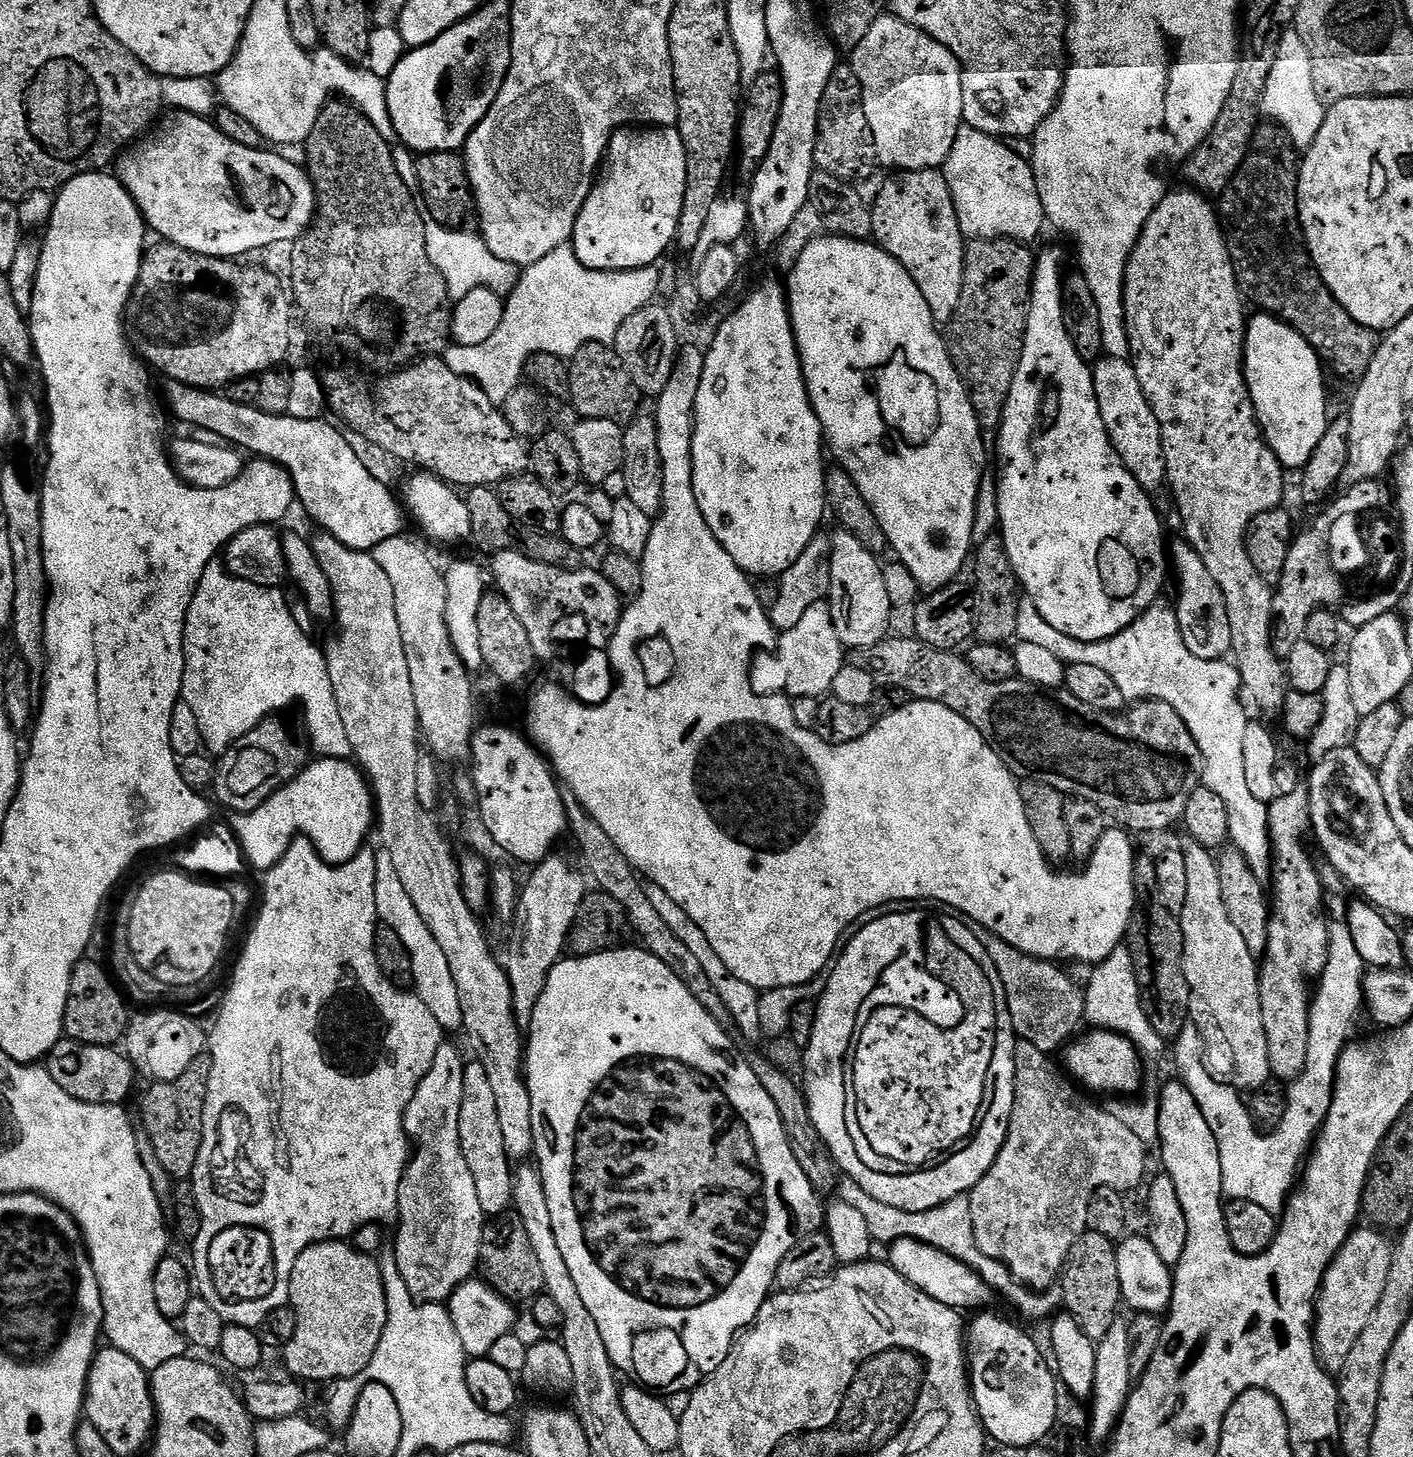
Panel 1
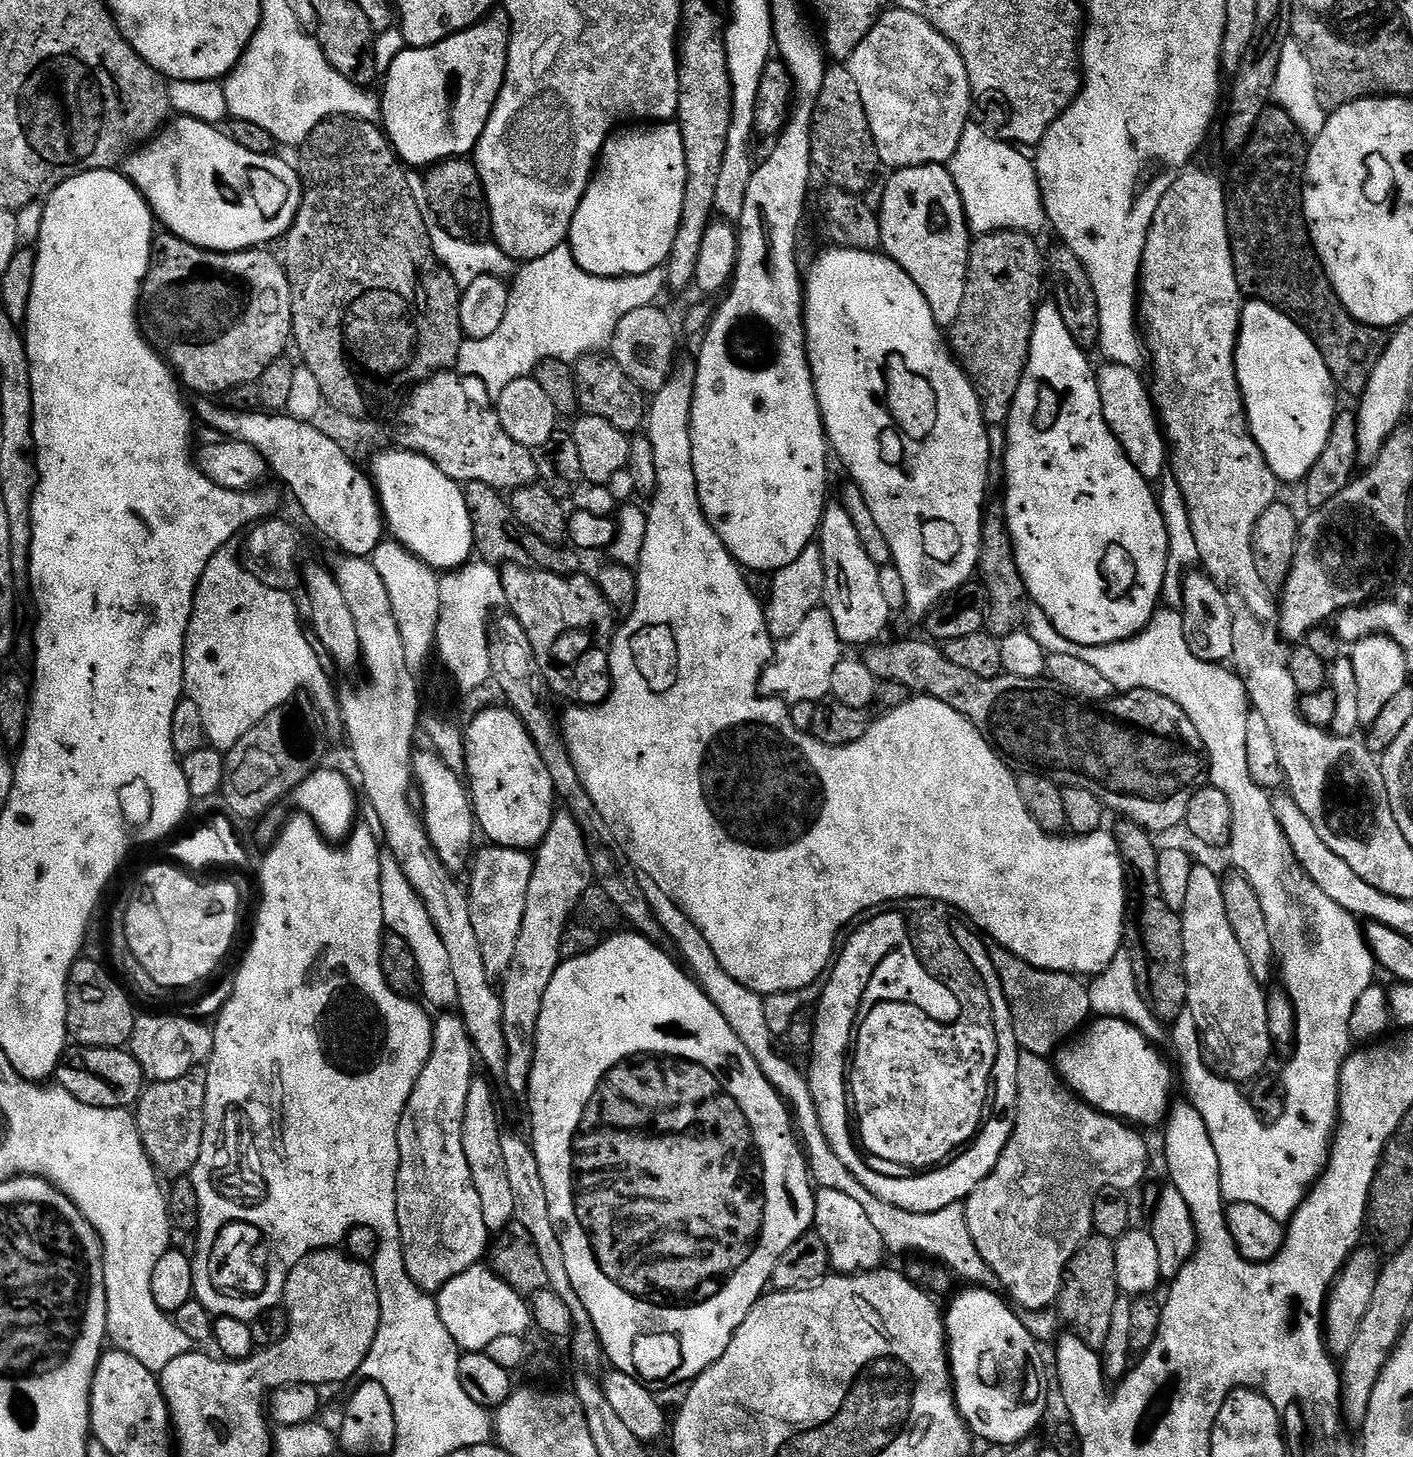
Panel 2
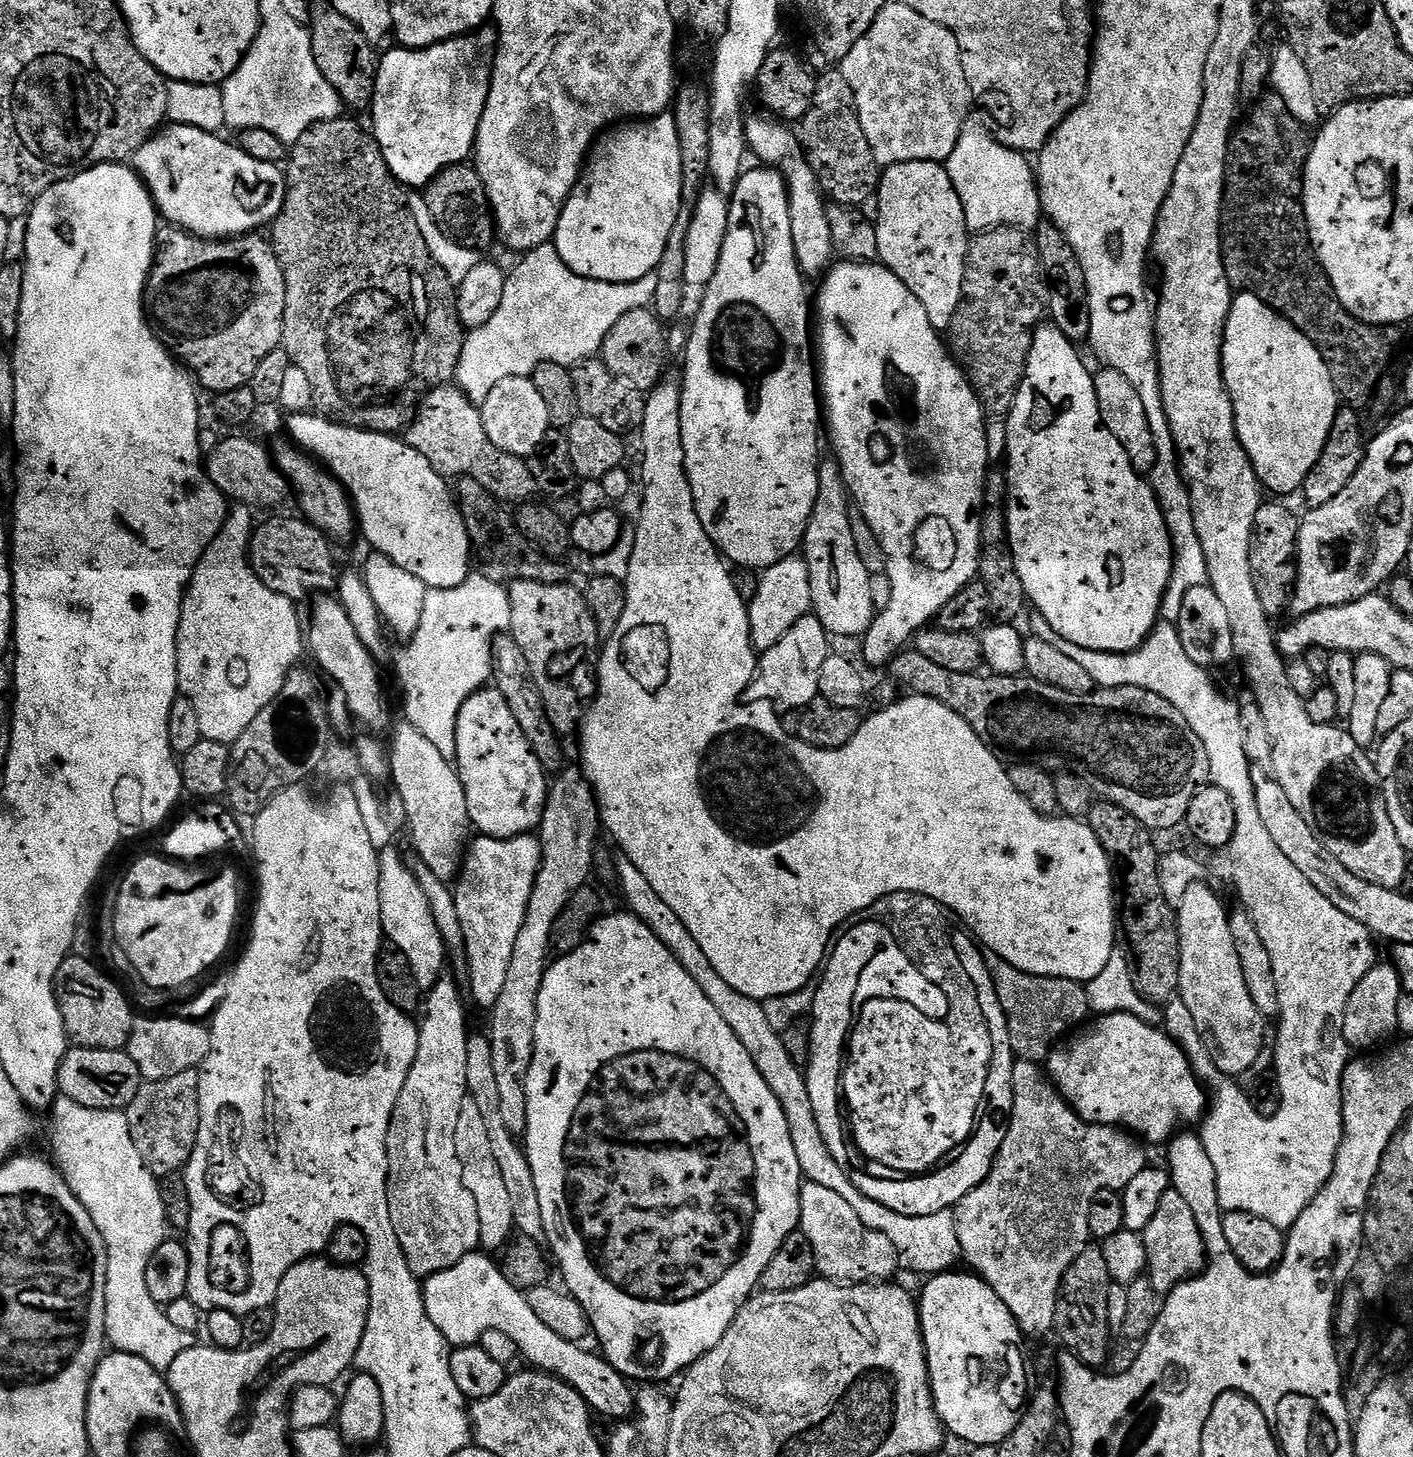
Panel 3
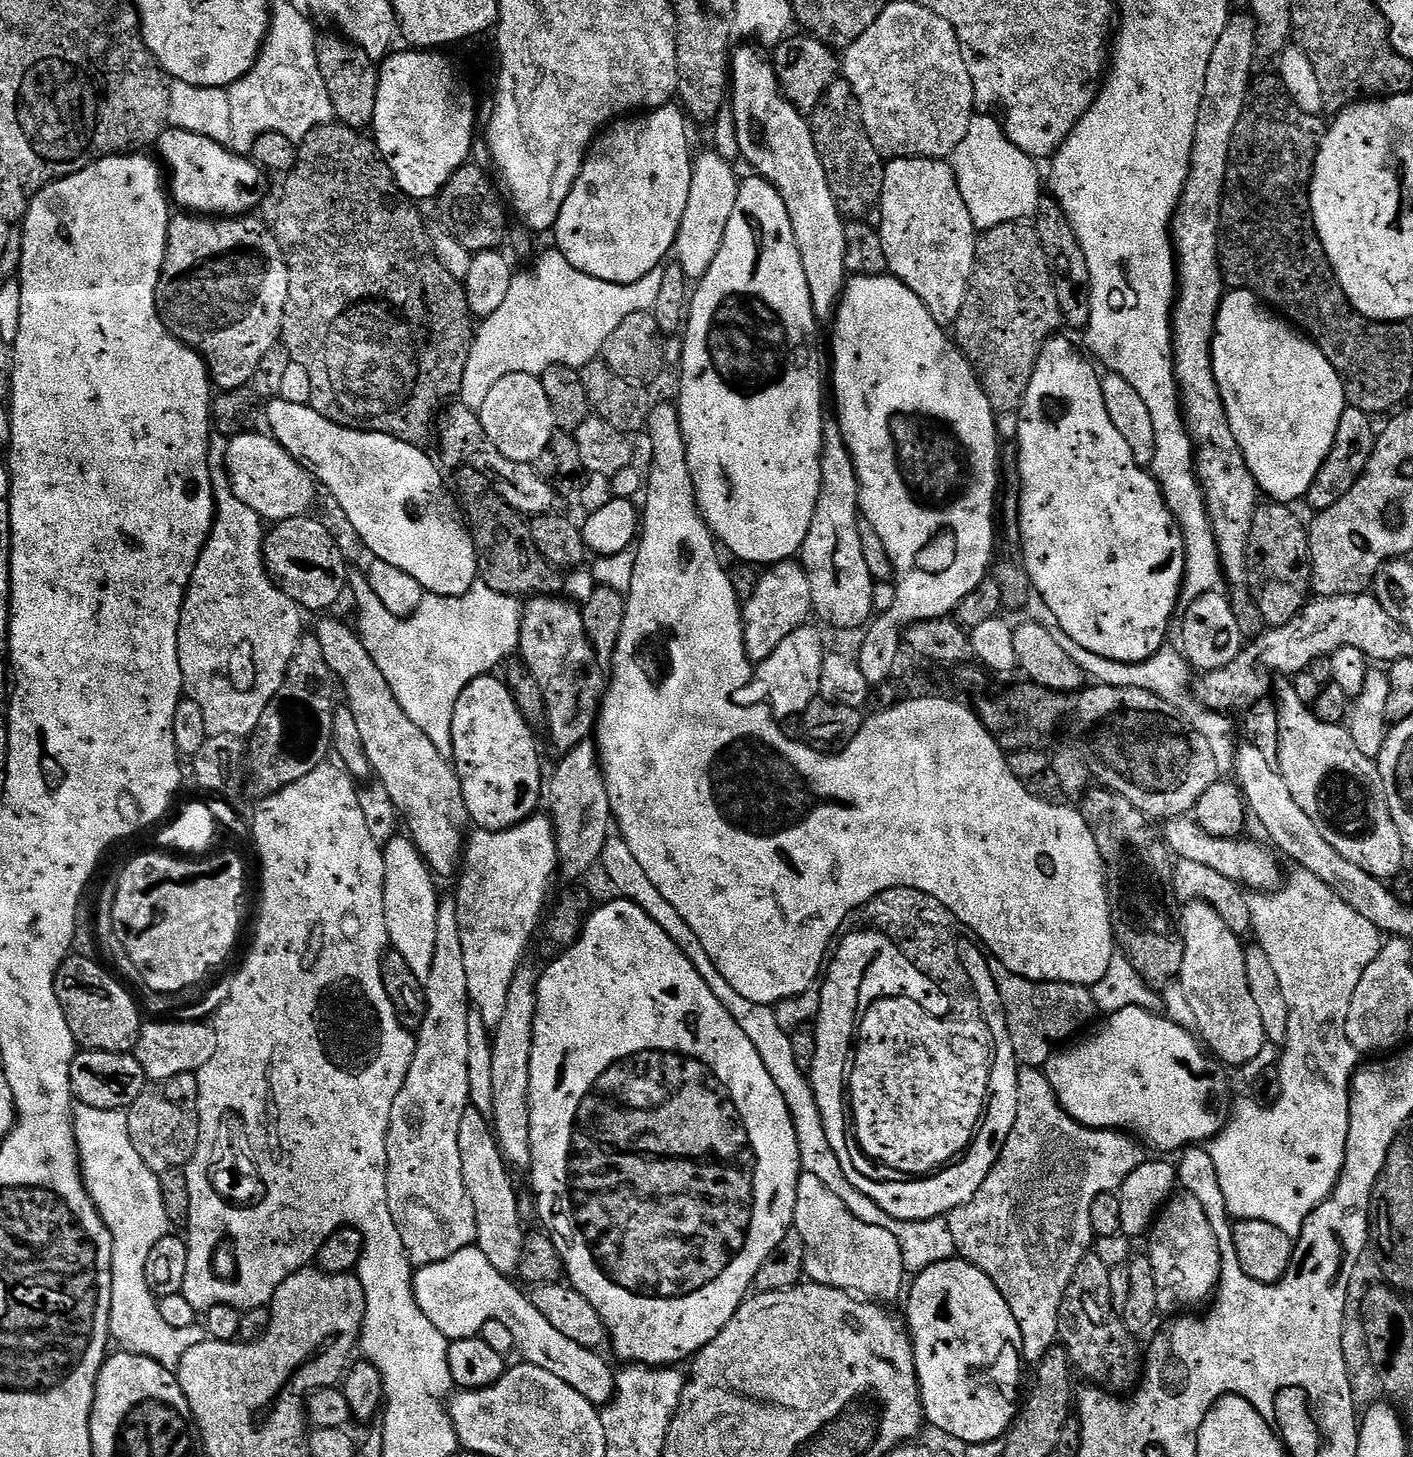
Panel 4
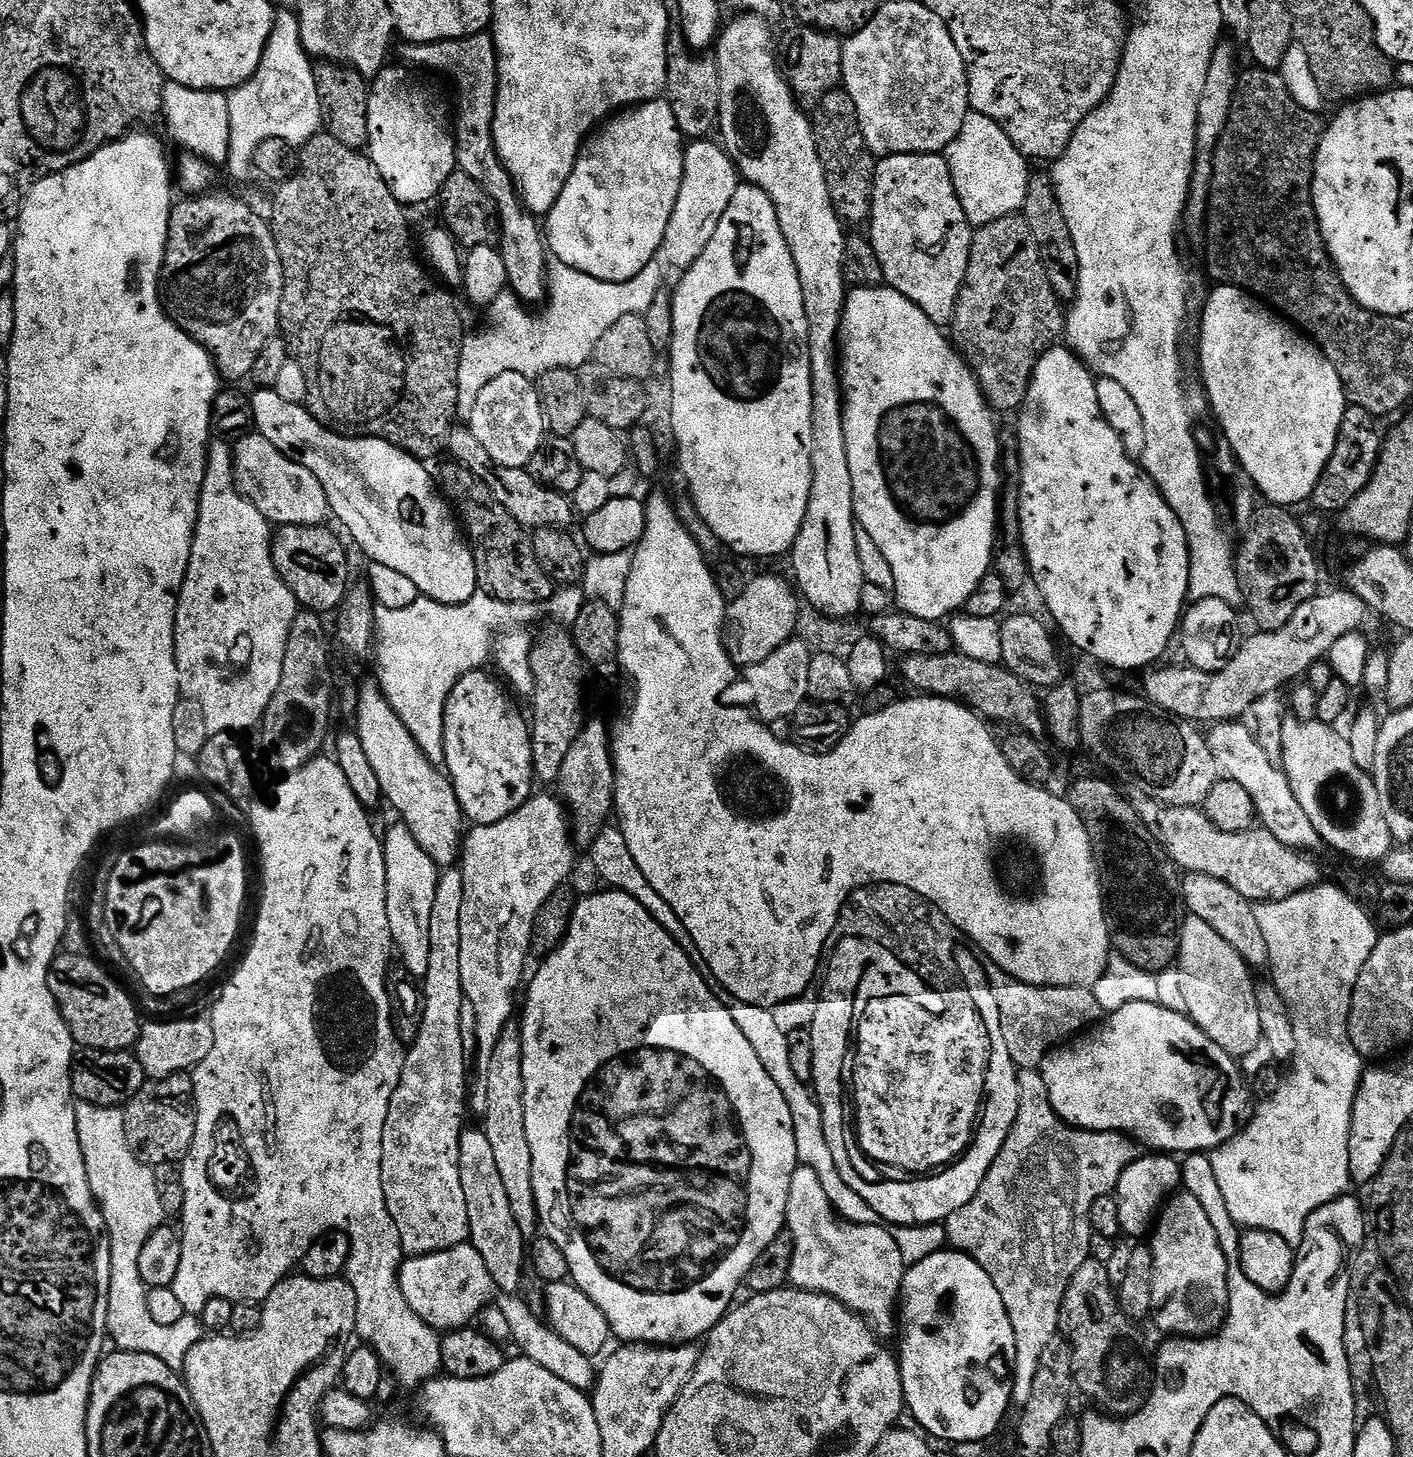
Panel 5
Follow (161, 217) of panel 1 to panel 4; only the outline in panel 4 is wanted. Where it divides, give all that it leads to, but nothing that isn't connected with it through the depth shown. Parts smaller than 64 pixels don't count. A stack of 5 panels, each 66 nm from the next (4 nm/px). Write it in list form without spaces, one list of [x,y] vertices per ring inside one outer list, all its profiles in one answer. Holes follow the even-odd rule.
[[[169,127],[160,136],[158,160],[172,175],[170,196],[177,209],[188,214],[203,214],[213,218],[240,218],[252,208],[256,187],[260,184],[261,169],[251,159],[216,144],[210,138],[190,134],[186,130]],[[164,164],[165,165],[164,165]],[[172,188],[172,192],[171,192]],[[176,199],[176,200],[175,200]]]

